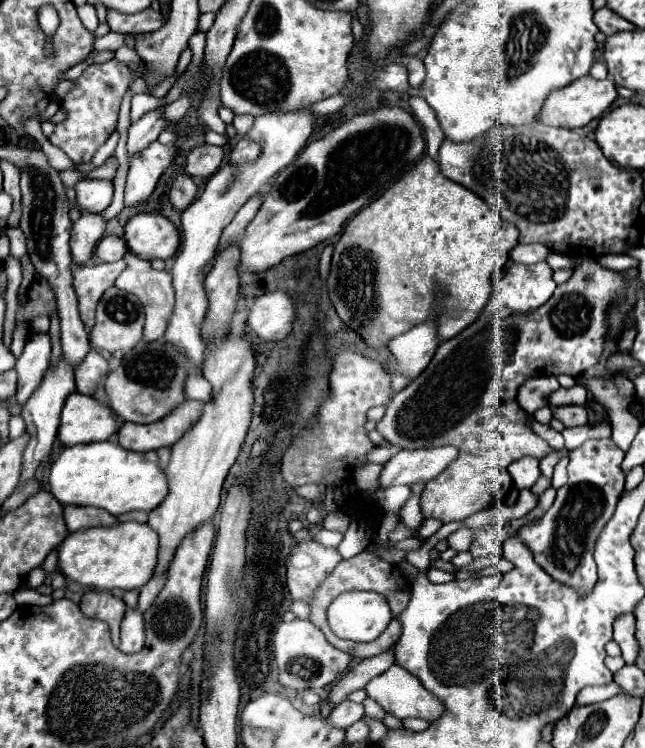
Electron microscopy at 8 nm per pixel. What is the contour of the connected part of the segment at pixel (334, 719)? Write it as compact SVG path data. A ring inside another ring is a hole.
M342 701L340 705L334 707L334 711L330 713L328 721L336 727L348 729L352 723L360 721L364 717L364 705L362 703L352 703L352 701Z

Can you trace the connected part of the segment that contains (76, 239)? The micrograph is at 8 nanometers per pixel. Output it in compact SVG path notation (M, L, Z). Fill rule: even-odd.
M82 213L80 219L74 223L70 249L72 249L72 259L78 267L92 261L92 253L104 235L104 229L106 229L106 223L102 215Z

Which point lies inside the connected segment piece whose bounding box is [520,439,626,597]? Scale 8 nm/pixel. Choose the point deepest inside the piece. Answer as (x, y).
(562, 541)

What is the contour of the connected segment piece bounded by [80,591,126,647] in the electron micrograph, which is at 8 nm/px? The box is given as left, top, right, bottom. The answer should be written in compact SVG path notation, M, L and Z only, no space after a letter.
M86 591L80 601L80 609L90 619L106 621L110 625L112 643L116 647L120 645L120 621L126 611L126 605L122 599L114 597L112 593L106 593L106 591Z

